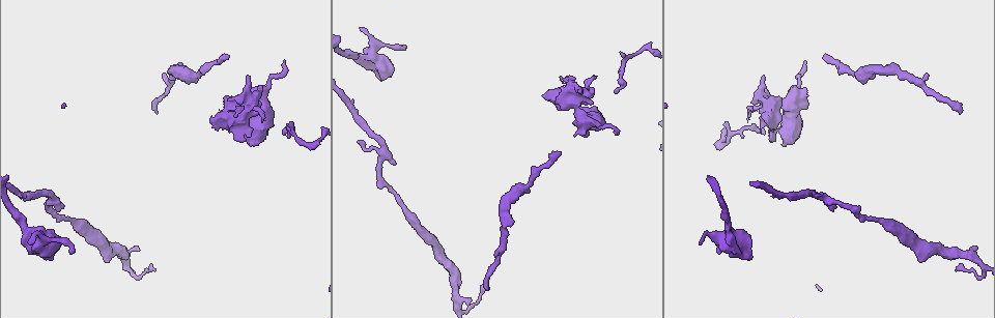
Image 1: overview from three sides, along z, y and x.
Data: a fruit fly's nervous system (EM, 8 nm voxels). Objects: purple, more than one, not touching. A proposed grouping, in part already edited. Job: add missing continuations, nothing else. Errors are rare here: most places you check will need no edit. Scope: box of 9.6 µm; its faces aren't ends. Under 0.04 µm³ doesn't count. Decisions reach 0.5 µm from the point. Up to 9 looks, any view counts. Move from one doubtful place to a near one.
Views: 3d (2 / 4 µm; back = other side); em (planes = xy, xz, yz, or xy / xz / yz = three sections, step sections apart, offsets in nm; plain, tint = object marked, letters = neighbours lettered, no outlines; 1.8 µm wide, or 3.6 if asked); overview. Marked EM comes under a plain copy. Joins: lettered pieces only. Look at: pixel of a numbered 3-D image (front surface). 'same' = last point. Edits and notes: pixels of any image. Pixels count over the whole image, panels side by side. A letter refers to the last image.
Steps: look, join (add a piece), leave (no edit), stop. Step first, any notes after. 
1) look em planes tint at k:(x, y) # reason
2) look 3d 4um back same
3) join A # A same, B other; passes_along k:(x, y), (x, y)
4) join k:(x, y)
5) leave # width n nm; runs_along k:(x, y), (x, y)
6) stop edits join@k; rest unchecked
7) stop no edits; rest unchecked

look 3d 2um at 1:(414, 219) # sudden change in width

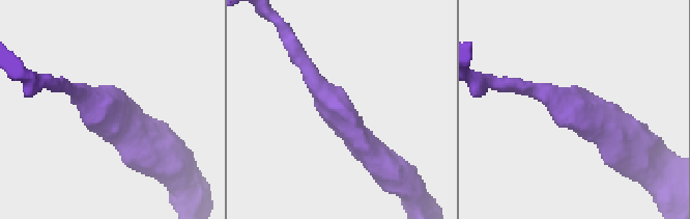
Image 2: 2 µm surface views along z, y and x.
look em xz step 4 tint at 2:(109, 115)

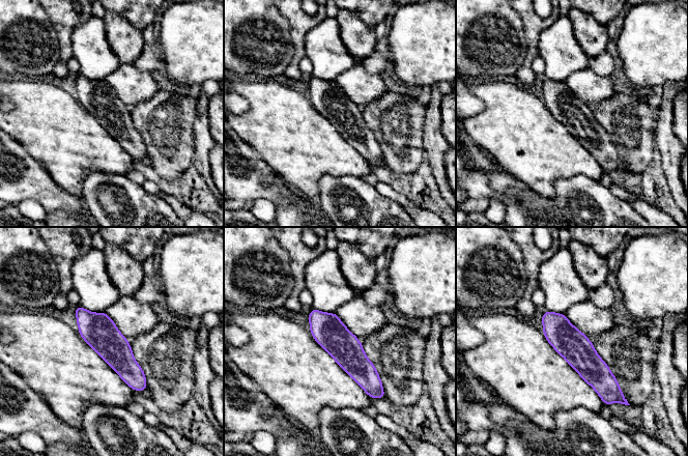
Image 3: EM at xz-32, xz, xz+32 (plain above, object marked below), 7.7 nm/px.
look em planes letters same

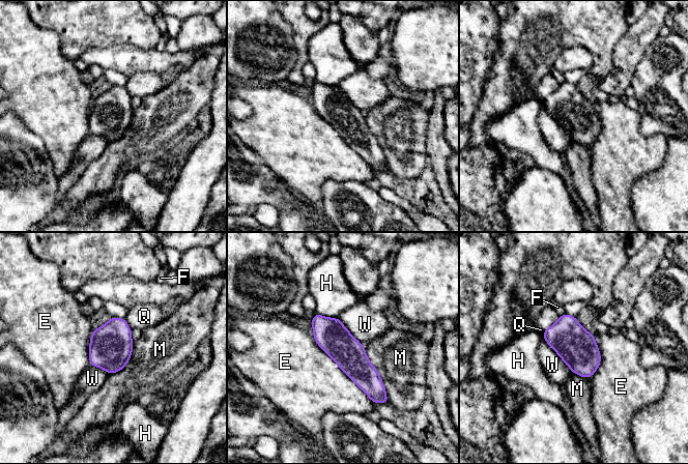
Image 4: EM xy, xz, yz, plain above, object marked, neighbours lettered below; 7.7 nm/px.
leave # E other, F other, H other, M other, Q other, W other; runs_along 4:(316, 316), (382, 396); none of them fits

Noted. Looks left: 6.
look em yz step 8 letters at 1:(561, 154) # an open end

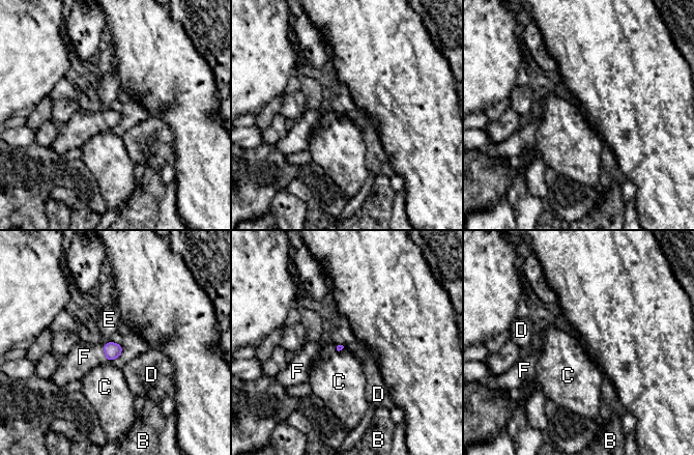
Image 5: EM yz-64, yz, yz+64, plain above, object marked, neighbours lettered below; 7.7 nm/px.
look em planes letters same

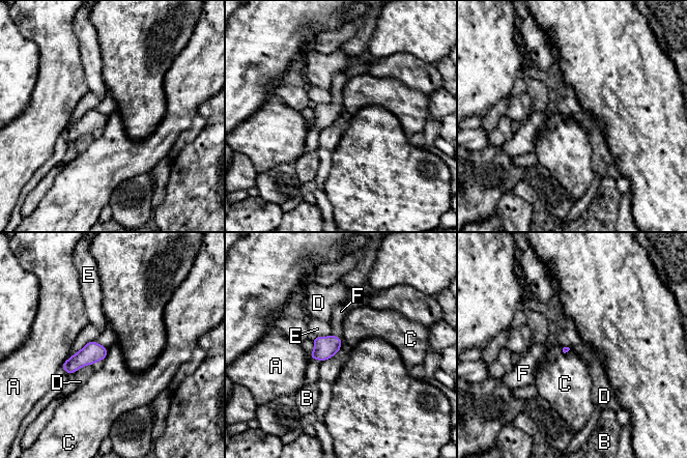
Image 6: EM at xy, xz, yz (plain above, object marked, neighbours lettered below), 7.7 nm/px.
join F # A other, B other, C other, D other, E other, F same; passes_along 6:(325, 347), (335, 336), (339, 312); it goes on there

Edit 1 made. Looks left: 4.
look overview

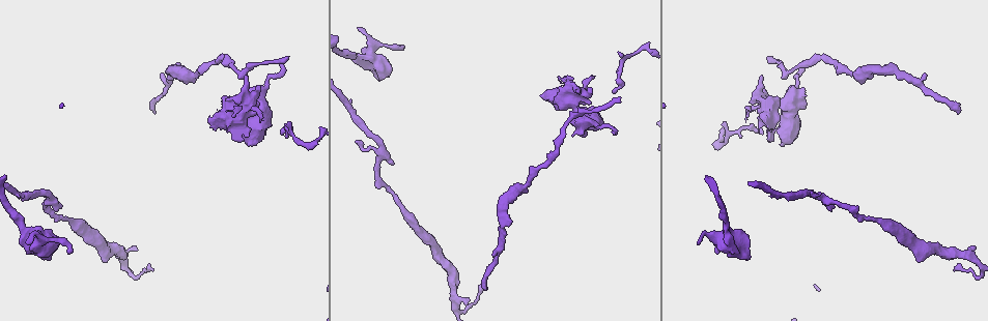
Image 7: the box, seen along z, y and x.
look 3d 2um at 7:(155, 112) # end of a long branch

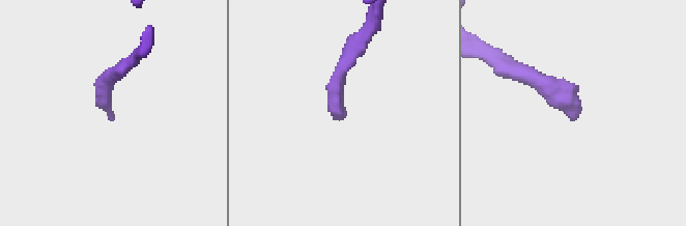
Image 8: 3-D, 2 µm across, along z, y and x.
look em xy step 8 letters at 8:(341, 115) # now the EM

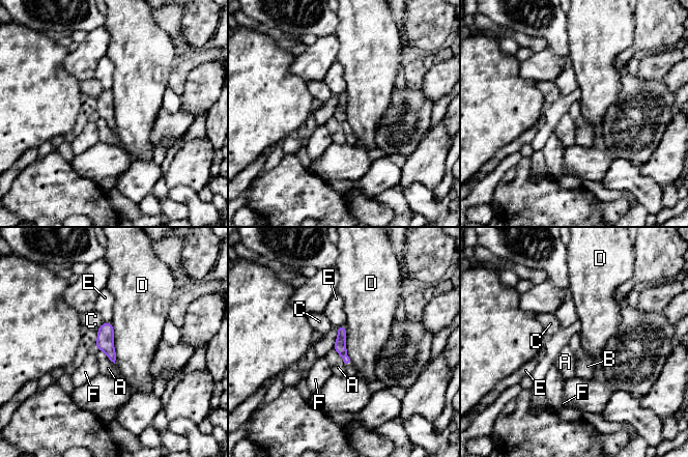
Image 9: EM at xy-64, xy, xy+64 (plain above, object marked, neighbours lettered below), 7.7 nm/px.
join B # longest_contact D 320 nm; A other, B same, C other, D other, E other, F other; passes_along 9:(340, 345), (347, 363), (351, 372); it goes on there

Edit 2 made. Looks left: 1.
look em xz step 4 letters at 7:(360, 29) # free end

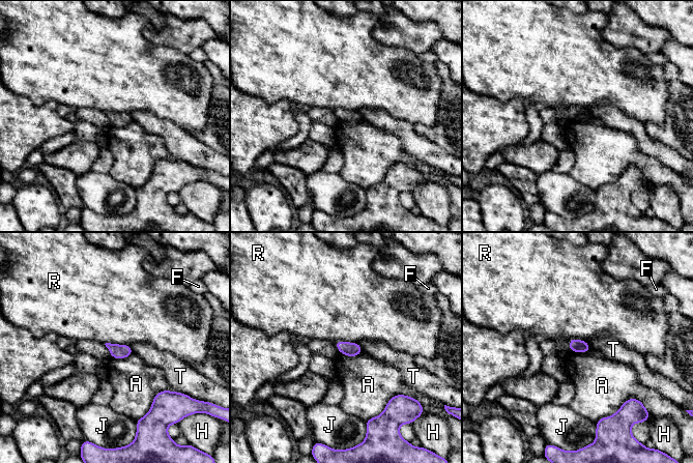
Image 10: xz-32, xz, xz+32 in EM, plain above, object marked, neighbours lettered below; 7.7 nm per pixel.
leave # A other, F other, H other, J other, R other, T other; no lettered piece goes on from it

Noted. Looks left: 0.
stop edits join@6, join@9; rest unchecked

